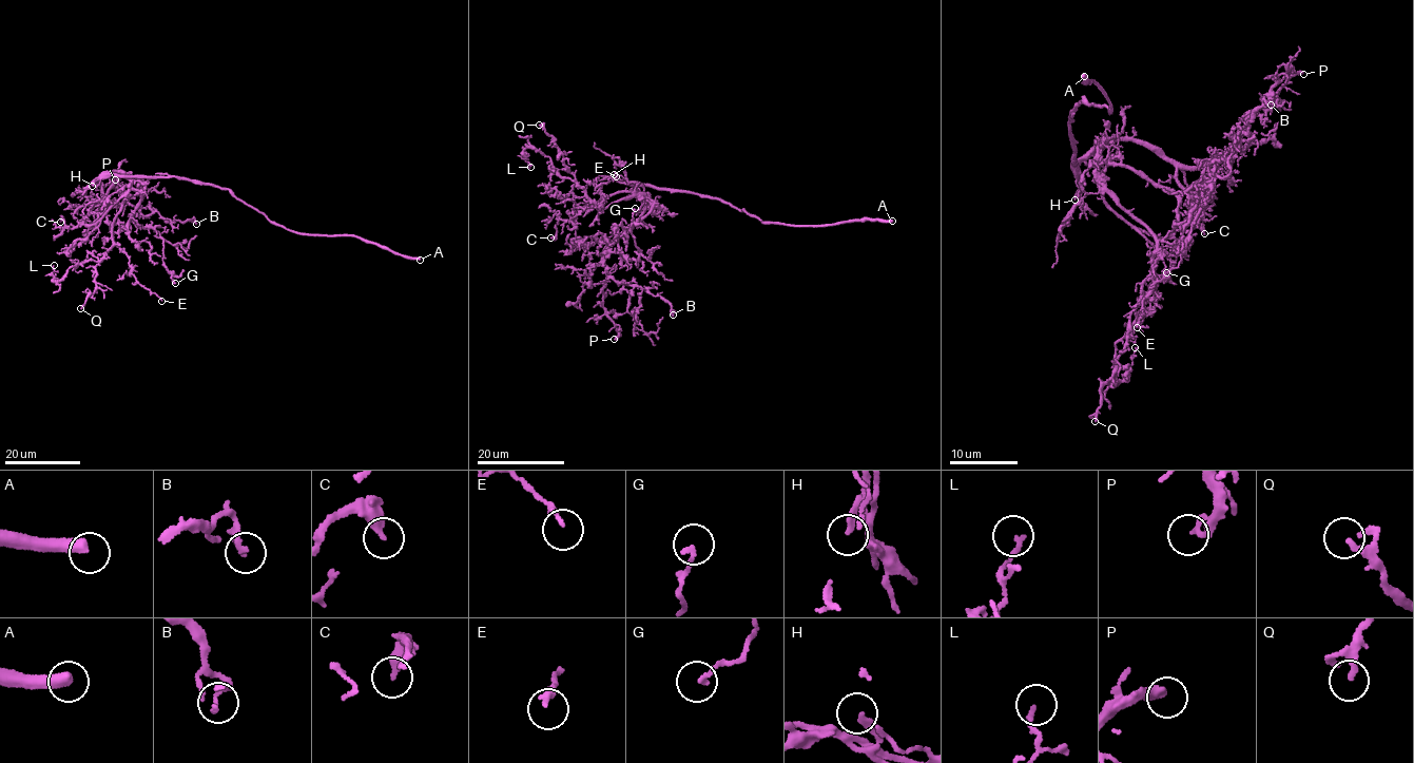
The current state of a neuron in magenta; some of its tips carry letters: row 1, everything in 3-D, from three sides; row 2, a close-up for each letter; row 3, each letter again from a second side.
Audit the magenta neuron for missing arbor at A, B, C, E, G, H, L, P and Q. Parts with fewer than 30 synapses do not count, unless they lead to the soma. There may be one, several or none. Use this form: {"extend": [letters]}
{"extend": ["A"]}

